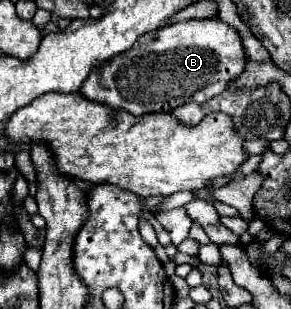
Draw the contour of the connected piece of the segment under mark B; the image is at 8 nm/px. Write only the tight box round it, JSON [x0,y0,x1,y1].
[79,16,247,116]

